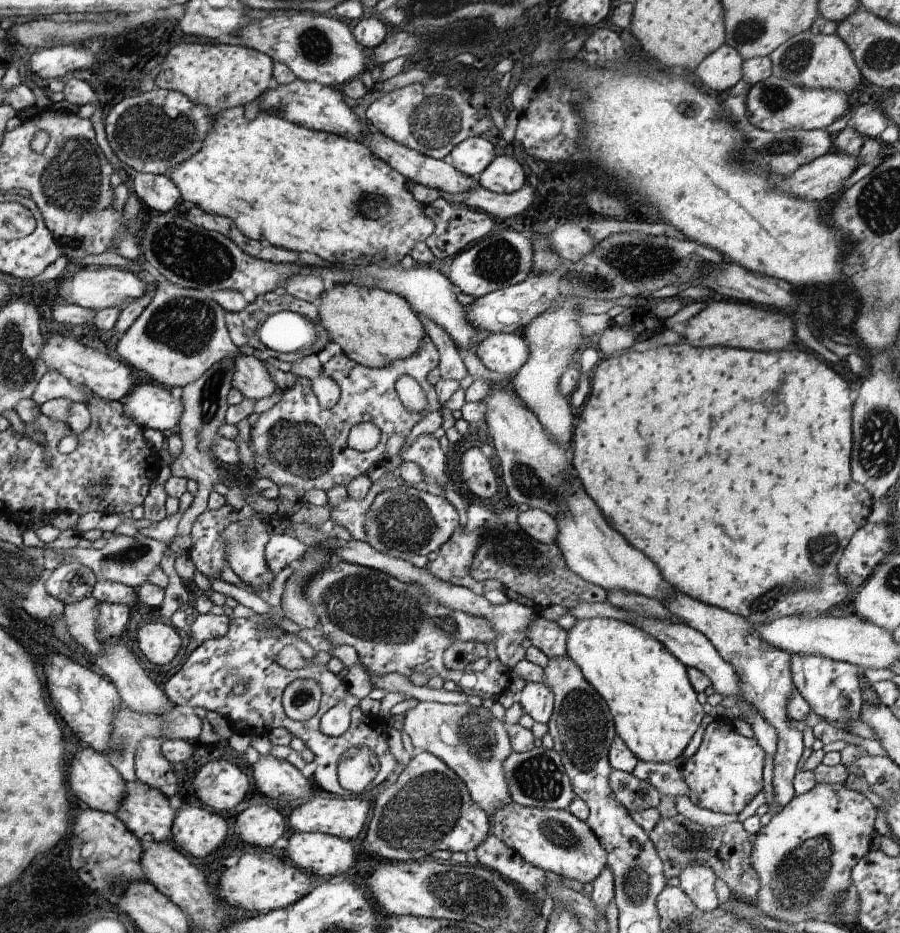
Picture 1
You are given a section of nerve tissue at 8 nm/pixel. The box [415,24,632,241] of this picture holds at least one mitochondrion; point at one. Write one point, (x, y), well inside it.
(485, 54)

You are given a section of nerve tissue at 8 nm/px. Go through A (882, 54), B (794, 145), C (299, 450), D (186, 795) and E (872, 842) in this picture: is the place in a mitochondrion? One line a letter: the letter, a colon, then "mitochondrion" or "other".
A: mitochondrion
B: mitochondrion
C: mitochondrion
D: other
E: other

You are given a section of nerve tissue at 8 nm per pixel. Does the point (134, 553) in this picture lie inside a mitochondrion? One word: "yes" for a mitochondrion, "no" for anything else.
yes

